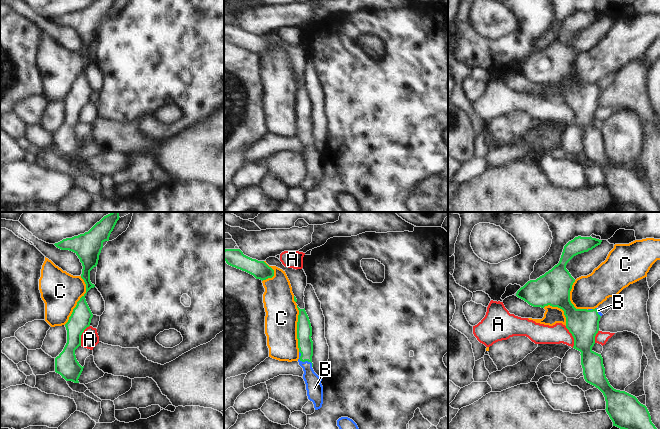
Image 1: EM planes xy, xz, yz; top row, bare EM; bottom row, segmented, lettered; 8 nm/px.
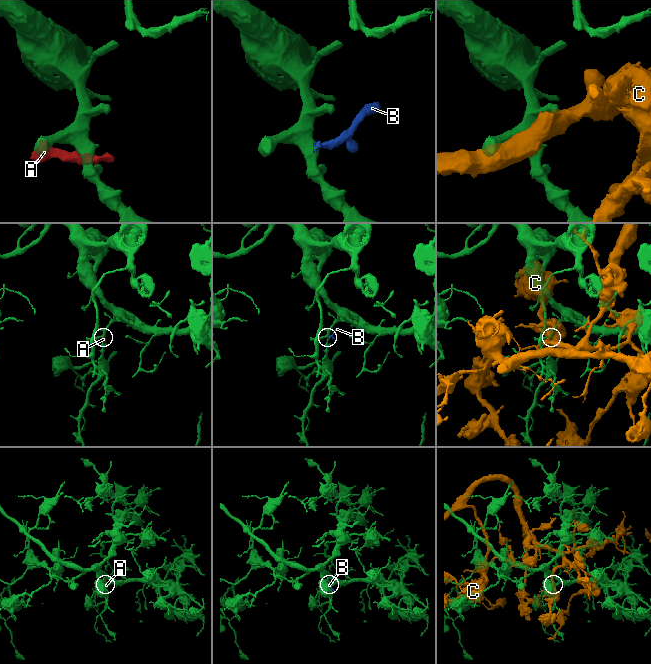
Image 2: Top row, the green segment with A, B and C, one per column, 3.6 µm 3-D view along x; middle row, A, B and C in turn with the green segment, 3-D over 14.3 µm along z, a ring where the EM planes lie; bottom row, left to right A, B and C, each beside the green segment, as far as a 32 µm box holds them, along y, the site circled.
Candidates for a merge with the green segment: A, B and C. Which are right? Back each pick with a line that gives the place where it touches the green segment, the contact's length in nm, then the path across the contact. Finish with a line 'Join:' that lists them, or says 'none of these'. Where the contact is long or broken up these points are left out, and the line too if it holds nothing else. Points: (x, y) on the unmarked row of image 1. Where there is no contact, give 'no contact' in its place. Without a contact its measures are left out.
B: contact xz (303, 137); length 170 nm; way xz (304, 106), (303, 137), (307, 141), (314, 164)
Join: B

